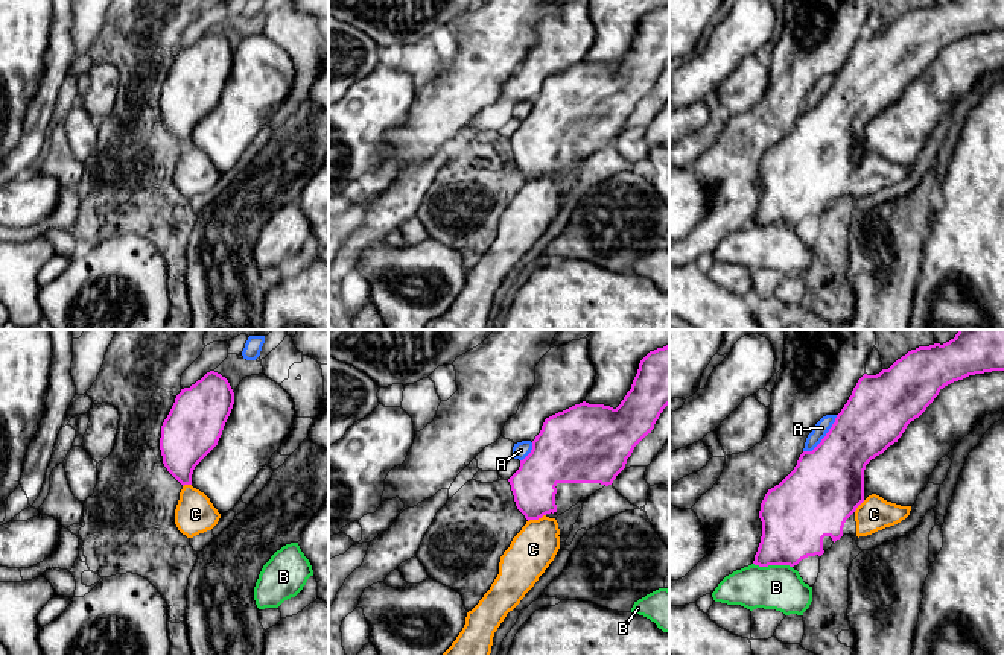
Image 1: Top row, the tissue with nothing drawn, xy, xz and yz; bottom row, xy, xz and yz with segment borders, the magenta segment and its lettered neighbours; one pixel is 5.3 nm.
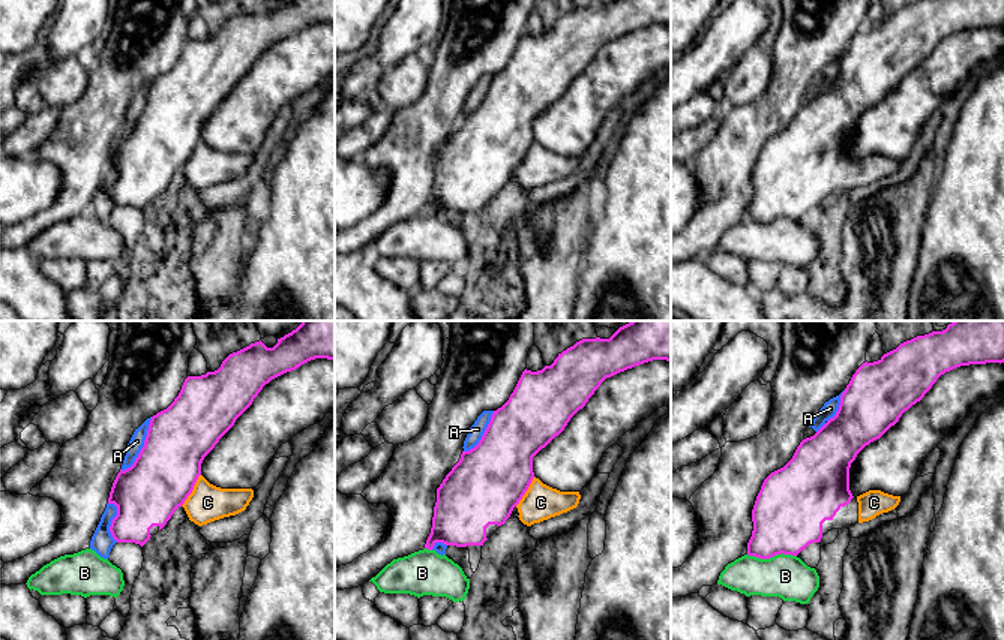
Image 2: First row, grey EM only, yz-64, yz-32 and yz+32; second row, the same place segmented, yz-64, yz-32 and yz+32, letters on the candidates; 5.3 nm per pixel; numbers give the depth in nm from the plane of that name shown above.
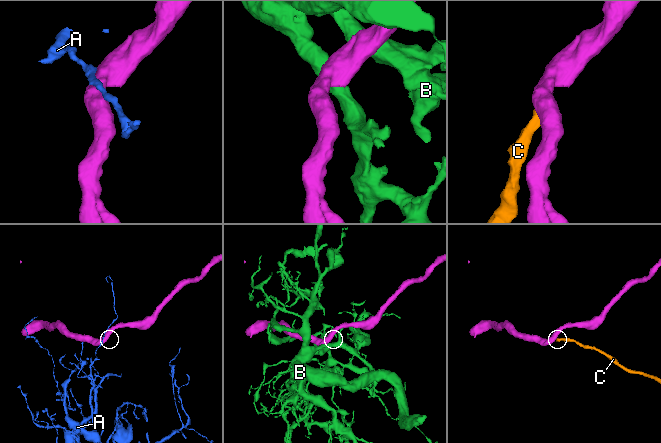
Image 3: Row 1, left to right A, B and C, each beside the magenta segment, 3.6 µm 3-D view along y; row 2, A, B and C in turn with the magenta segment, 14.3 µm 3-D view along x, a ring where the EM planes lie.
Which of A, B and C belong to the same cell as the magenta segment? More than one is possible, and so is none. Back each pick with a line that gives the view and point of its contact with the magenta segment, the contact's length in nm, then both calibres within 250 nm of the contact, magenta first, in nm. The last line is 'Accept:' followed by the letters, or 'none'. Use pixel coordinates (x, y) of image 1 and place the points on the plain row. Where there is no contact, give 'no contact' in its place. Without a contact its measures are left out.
C: contact xz (536, 178); length 100 nm; calibres 240 and 240 nm
Accept: C

